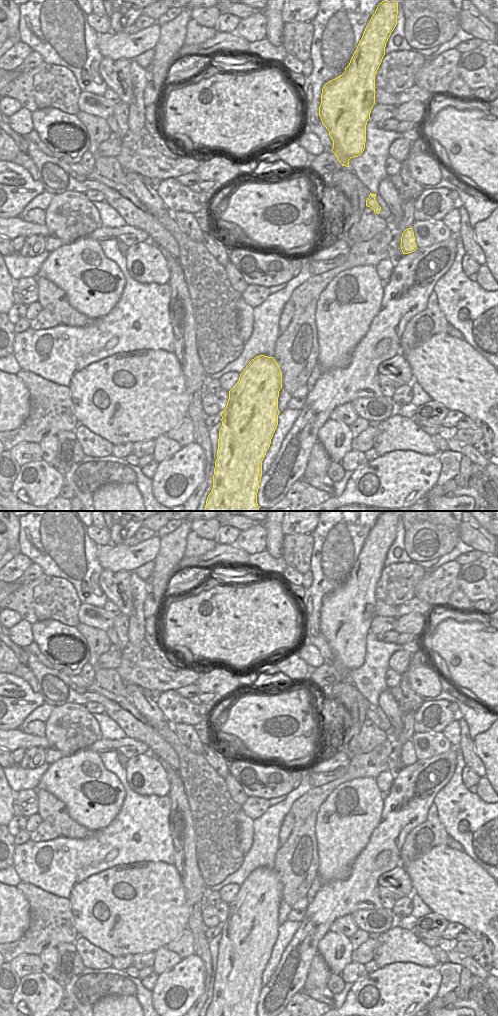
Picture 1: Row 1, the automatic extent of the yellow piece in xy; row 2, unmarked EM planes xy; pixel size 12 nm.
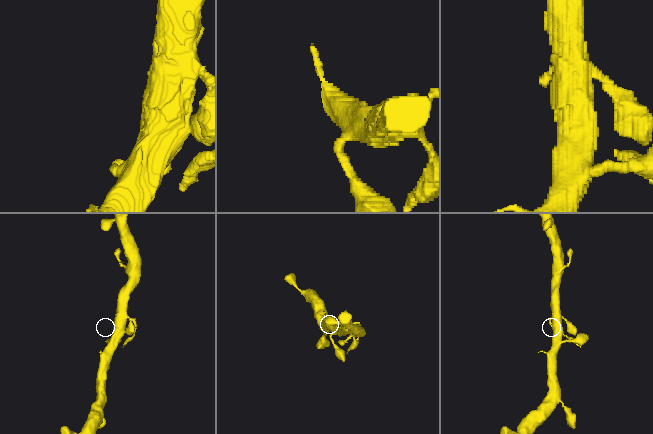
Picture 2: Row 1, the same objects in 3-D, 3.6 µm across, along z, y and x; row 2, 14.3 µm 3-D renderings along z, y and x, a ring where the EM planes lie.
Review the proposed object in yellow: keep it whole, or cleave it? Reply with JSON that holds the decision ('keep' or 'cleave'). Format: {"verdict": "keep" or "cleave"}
{"verdict": "cleave"}

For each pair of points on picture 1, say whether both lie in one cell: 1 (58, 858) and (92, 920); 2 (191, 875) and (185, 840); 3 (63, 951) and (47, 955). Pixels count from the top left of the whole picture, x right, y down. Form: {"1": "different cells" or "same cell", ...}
{"1": "different cells", "2": "same cell", "3": "different cells"}

